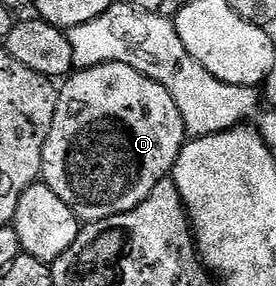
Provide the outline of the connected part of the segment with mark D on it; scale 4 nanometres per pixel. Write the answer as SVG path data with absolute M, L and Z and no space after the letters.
M119 61L78 69L65 78L64 84L66 86L58 89L56 115L44 143L41 180L64 199L82 223L108 219L140 207L140 203L152 195L152 187L171 176L182 146L188 140L176 99L172 99L163 85Z

